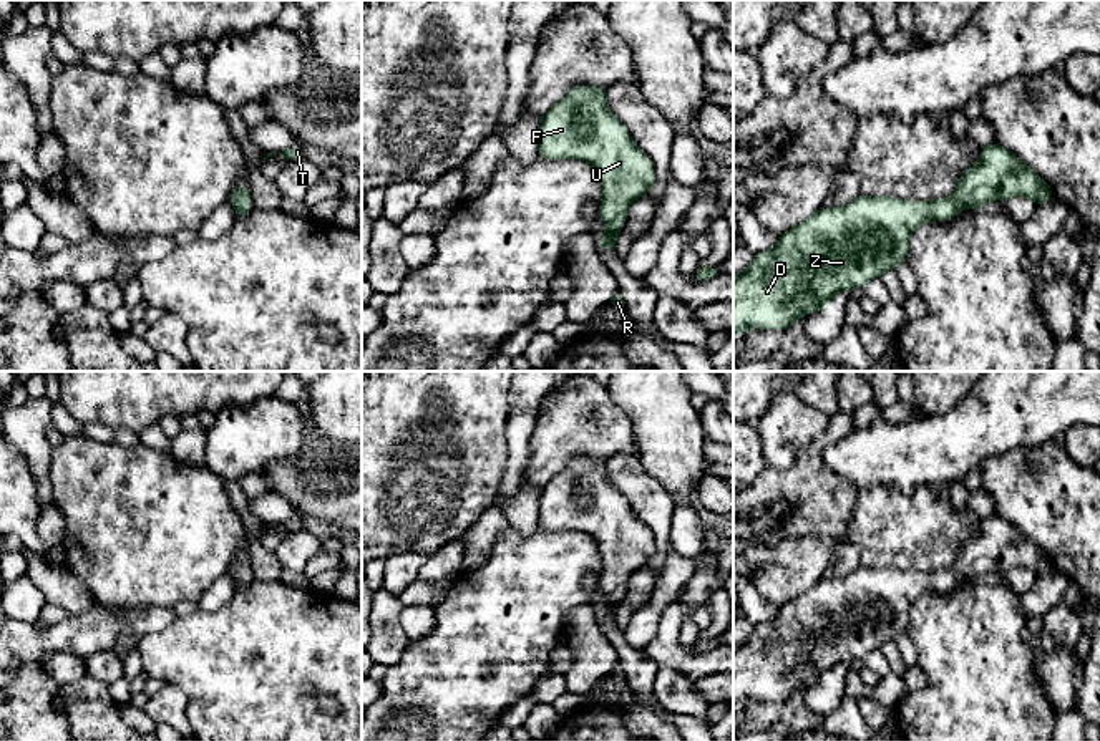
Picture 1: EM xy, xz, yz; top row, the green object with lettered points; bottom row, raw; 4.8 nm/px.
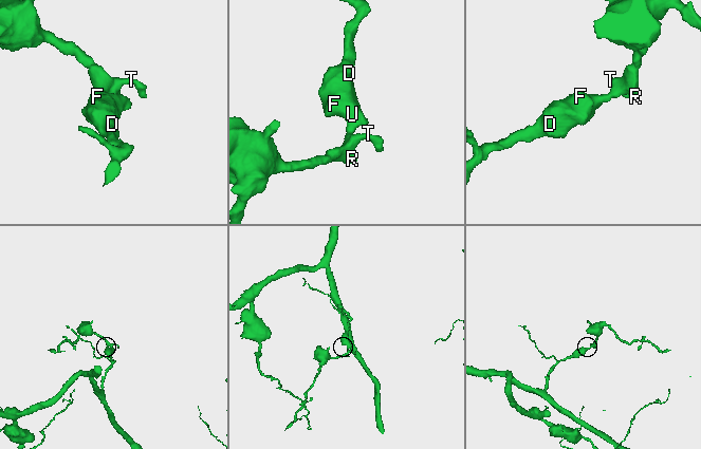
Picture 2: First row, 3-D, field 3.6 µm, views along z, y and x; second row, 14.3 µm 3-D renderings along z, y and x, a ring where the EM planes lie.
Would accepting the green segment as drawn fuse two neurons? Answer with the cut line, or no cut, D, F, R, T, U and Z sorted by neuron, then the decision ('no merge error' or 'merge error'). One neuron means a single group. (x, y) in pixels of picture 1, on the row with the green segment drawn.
cut none; groups D F R T U Z; no merge error

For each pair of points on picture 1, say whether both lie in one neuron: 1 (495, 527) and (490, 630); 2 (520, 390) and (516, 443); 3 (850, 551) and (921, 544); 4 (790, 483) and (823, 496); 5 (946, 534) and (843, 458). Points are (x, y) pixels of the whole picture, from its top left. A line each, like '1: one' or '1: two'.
1: two
2: one
3: two
4: one
5: two

